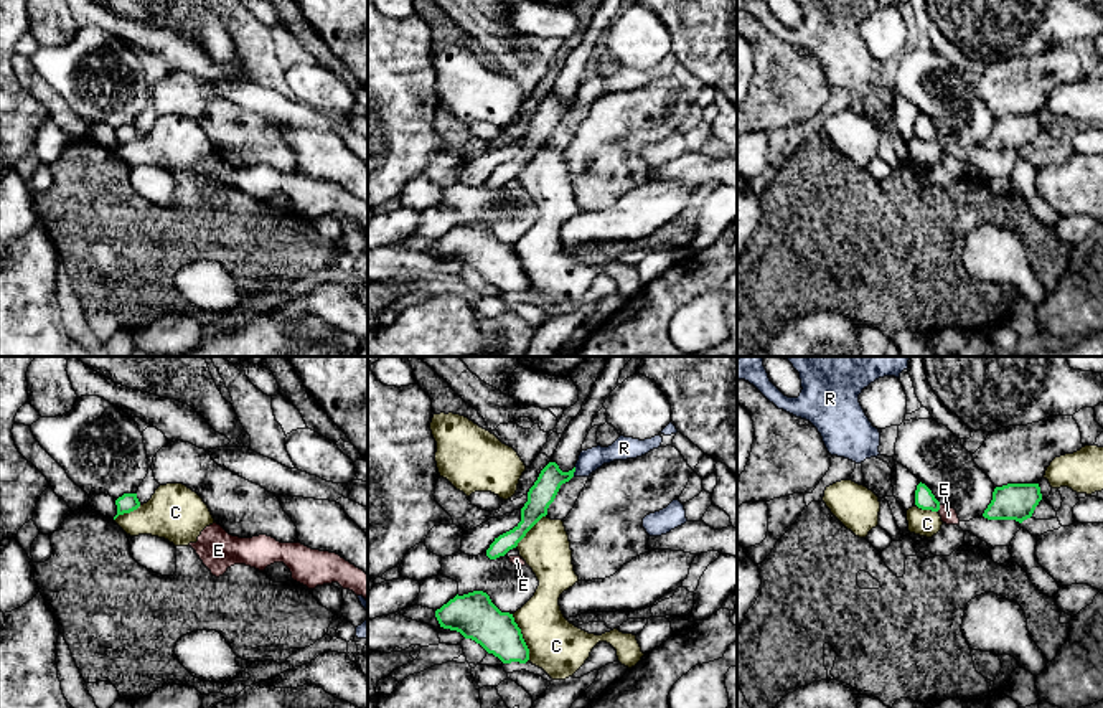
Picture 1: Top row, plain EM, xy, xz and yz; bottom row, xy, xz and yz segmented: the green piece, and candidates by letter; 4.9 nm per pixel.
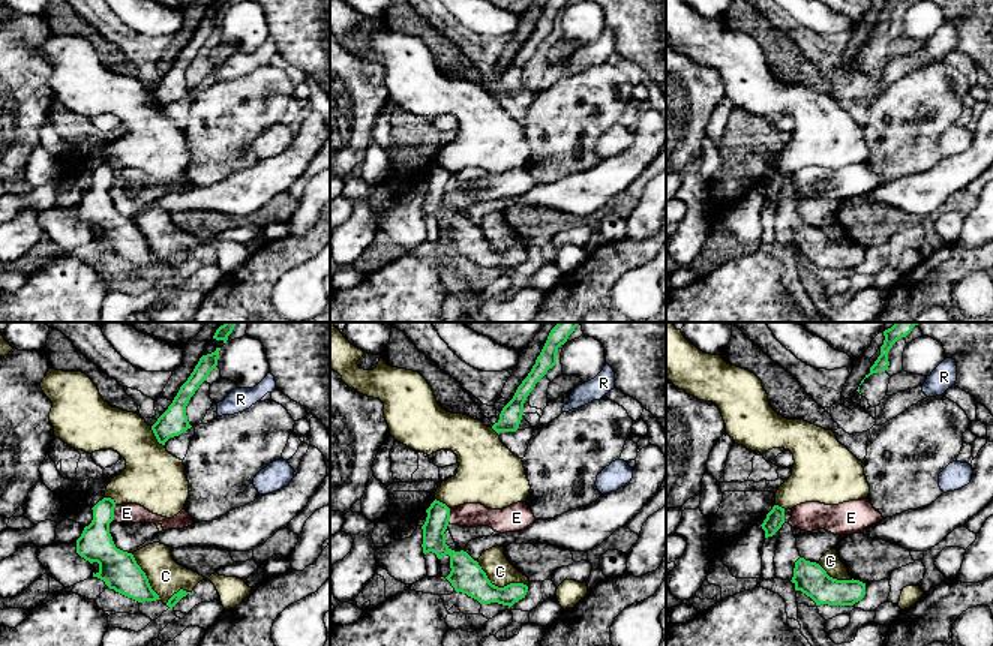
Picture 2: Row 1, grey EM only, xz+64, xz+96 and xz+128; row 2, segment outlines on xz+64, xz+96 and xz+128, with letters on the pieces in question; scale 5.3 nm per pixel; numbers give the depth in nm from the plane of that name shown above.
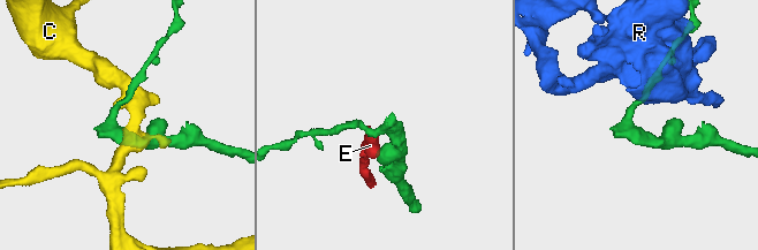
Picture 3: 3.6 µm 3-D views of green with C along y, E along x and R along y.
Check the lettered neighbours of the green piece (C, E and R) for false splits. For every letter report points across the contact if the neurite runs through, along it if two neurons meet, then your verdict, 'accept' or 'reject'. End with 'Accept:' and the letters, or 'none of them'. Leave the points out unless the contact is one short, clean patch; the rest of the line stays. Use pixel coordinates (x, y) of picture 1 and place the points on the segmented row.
C: reject
E: border along yz (940, 505), (937, 510); reject
R: border along xz (576, 467), (572, 476); reject
Accept: none of them

